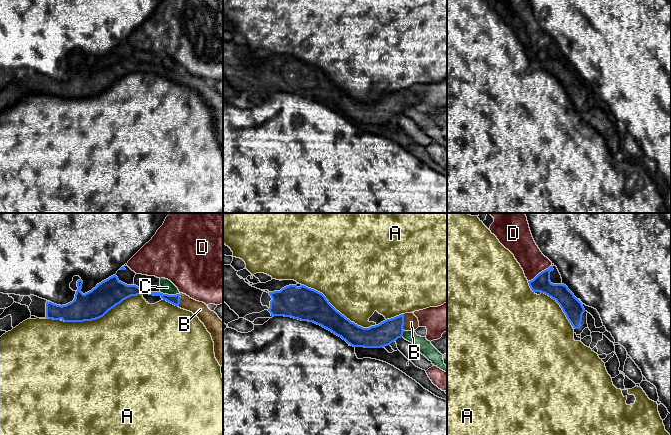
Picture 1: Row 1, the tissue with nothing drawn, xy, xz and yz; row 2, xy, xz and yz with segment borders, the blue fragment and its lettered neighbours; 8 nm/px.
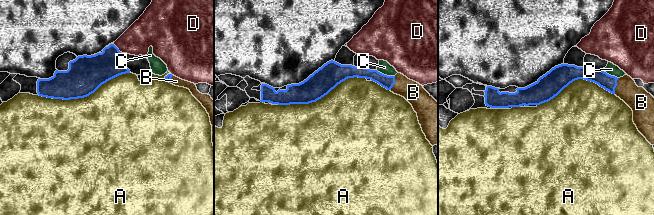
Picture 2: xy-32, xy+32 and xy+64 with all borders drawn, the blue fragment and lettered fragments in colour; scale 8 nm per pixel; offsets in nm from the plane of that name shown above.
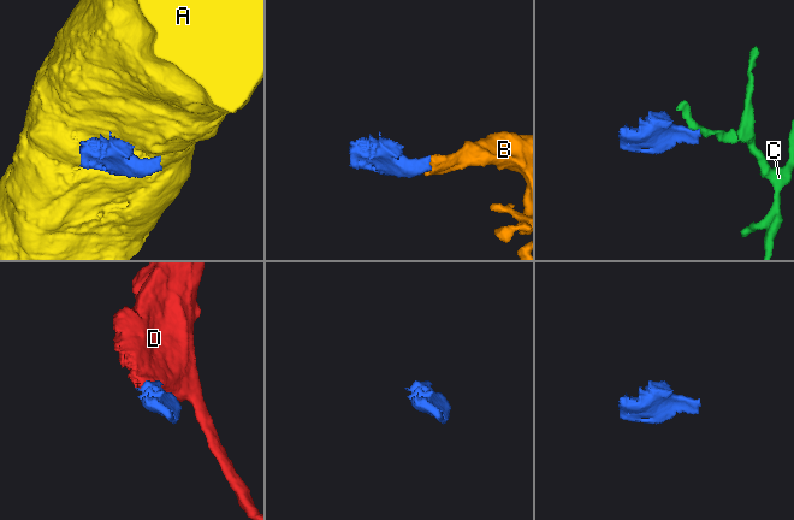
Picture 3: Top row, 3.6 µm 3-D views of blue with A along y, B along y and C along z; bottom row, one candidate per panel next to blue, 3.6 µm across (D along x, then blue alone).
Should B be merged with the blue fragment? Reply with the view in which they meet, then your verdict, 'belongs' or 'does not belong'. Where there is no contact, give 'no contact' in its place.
xz | belongs

